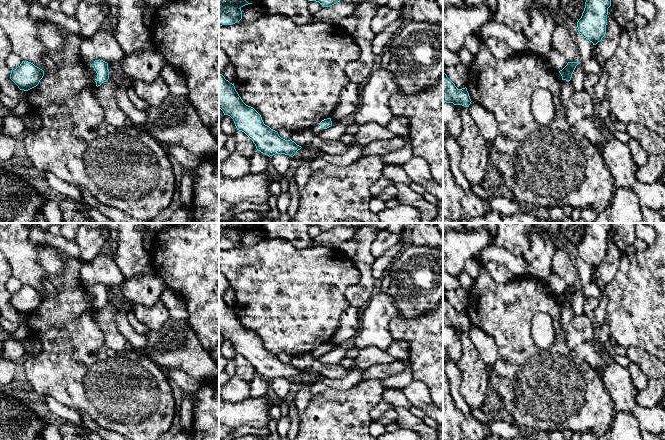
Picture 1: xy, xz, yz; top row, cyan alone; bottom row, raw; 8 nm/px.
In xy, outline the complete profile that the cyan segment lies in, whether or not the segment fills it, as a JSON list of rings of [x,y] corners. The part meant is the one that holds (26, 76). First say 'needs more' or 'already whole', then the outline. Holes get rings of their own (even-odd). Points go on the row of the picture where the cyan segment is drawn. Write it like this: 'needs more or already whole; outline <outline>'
already whole; outline [[[22,61],[14,70],[11,70],[10,79],[20,90],[28,91],[36,87],[44,76],[44,71],[33,63]]]

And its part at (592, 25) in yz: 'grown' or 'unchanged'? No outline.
unchanged

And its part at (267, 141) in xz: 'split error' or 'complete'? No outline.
complete

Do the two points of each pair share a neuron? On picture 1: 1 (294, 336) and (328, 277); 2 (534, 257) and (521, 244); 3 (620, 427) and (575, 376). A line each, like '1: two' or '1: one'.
1: one
2: two
3: two

